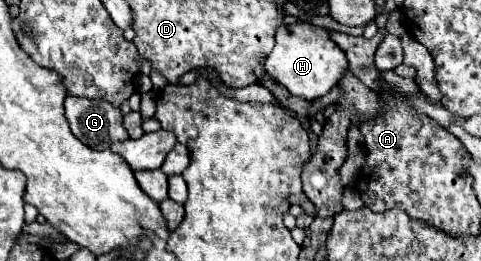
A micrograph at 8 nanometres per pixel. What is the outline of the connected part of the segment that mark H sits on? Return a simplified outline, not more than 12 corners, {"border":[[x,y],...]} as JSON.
{"border":[[280,26],[266,72],[308,102],[328,94],[346,54],[324,28]]}

